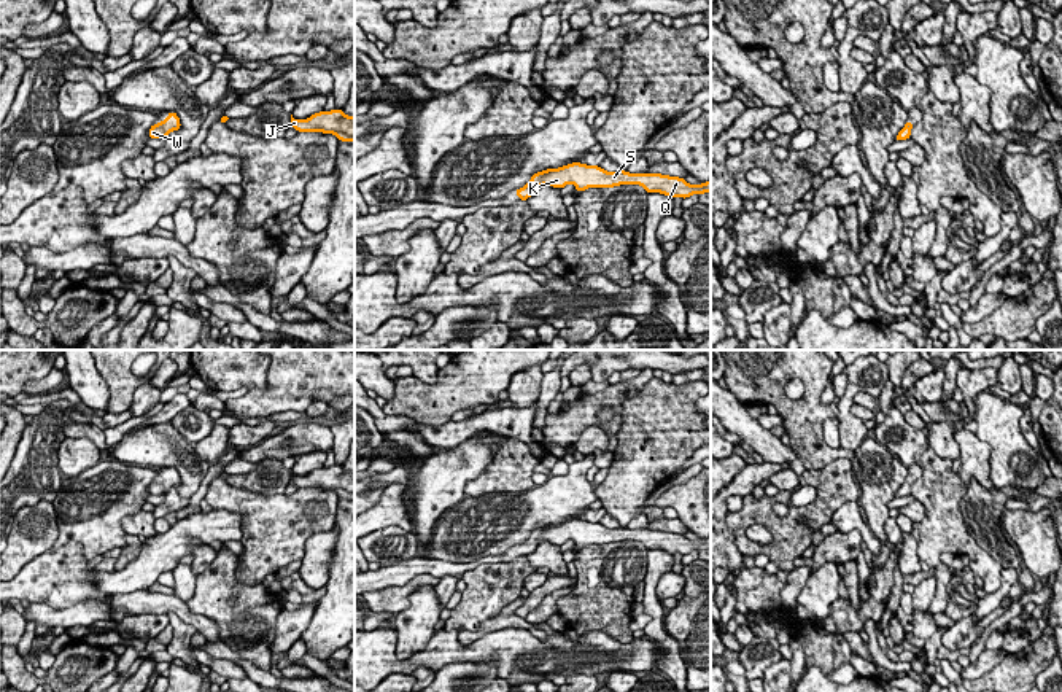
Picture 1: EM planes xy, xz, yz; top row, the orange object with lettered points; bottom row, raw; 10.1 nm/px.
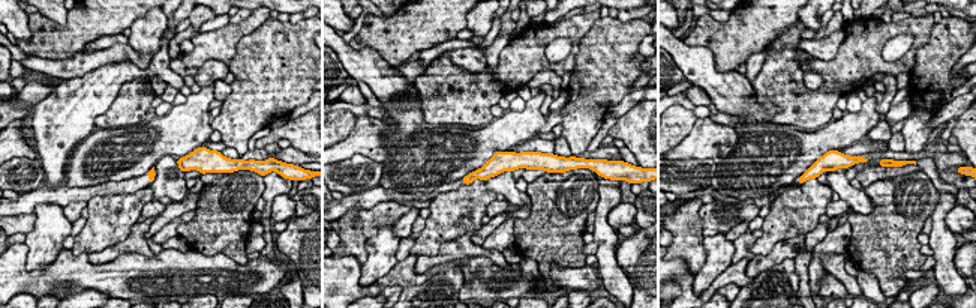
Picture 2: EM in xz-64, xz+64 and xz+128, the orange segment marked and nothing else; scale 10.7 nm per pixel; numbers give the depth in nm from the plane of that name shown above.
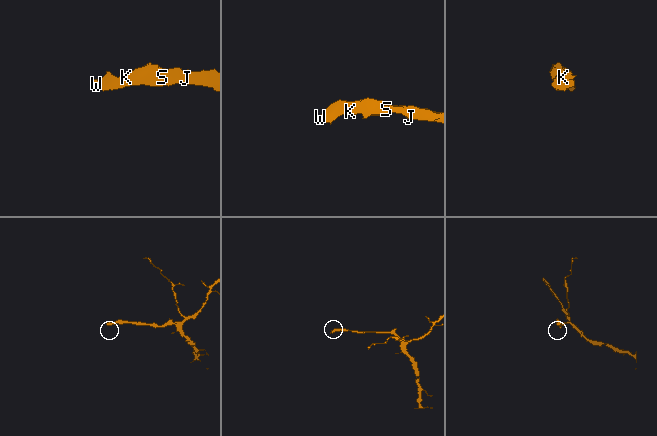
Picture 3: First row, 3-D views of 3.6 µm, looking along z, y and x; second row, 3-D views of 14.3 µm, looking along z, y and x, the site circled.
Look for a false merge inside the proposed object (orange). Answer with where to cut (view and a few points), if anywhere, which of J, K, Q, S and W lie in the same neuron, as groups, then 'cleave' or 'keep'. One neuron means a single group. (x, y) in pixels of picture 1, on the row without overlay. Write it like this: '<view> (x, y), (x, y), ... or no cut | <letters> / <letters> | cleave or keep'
no cut | J K Q S W | keep

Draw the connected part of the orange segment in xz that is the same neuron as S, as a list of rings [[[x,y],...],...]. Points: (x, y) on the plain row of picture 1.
[[[572,519],[558,525],[547,525],[536,528],[531,536],[523,542],[515,546],[520,557],[528,557],[542,541],[550,541],[552,544],[564,544],[572,539],[577,549],[588,544],[614,544],[620,541],[639,541],[647,550],[660,549],[669,554],[687,555],[693,550],[711,549],[711,538],[701,541],[690,541],[685,535],[669,533],[661,530],[630,530],[626,527],[607,528],[599,522],[587,522],[580,519]]]

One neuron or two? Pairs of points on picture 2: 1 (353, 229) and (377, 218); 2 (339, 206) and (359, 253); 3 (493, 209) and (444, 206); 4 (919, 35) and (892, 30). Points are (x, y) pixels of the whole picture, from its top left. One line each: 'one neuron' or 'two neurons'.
1: two neurons
2: two neurons
3: two neurons
4: one neuron

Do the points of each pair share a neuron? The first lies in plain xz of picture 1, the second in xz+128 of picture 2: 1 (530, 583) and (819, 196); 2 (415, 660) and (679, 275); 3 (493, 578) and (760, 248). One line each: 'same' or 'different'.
1: different
2: same
3: same

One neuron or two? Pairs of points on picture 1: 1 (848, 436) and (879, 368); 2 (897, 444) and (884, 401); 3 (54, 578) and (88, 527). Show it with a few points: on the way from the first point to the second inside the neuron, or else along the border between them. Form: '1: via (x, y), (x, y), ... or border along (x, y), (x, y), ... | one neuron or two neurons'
1: via (846, 415), (846, 400), (859, 371) | one neuron
2: via (894, 433), (894, 417), (891, 412) | one neuron
3: border along (50, 549), (78, 543), (88, 560) | two neurons

